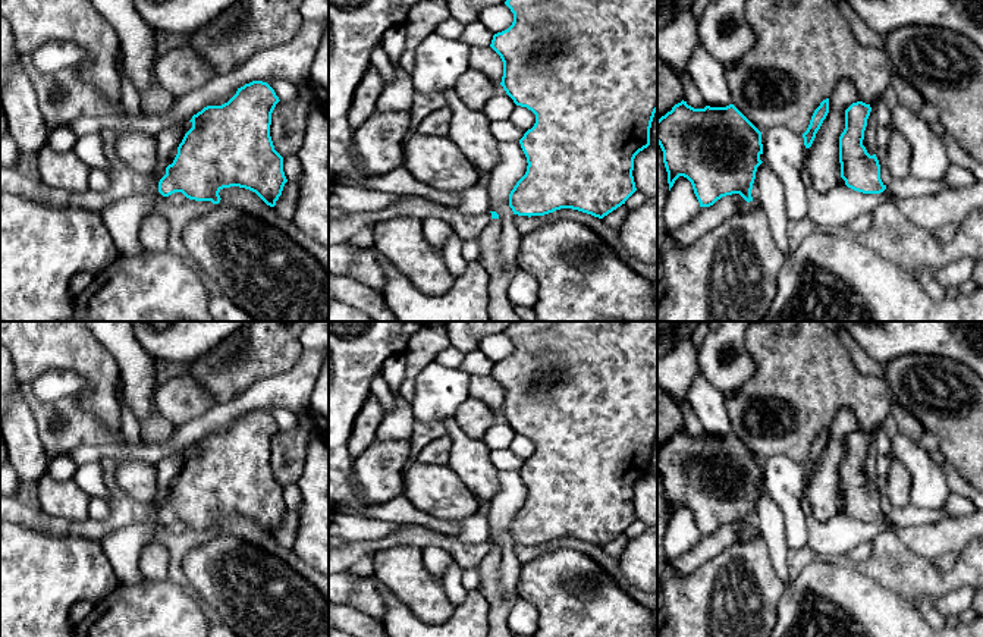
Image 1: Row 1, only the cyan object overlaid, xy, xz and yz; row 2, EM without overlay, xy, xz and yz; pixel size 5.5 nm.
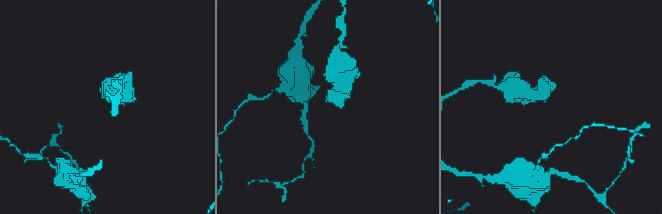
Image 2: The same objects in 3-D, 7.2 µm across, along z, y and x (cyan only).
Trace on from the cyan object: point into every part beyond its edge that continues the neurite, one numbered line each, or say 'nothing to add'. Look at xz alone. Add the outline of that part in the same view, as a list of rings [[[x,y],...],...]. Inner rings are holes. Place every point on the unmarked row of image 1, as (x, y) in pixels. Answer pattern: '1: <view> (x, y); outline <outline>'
1: xz (501, 602); outline [[[500,547],[492,550],[480,562],[481,584],[478,592],[489,602],[487,637],[514,637],[508,627],[512,605],[519,599],[518,590],[506,593],[500,583]]]

